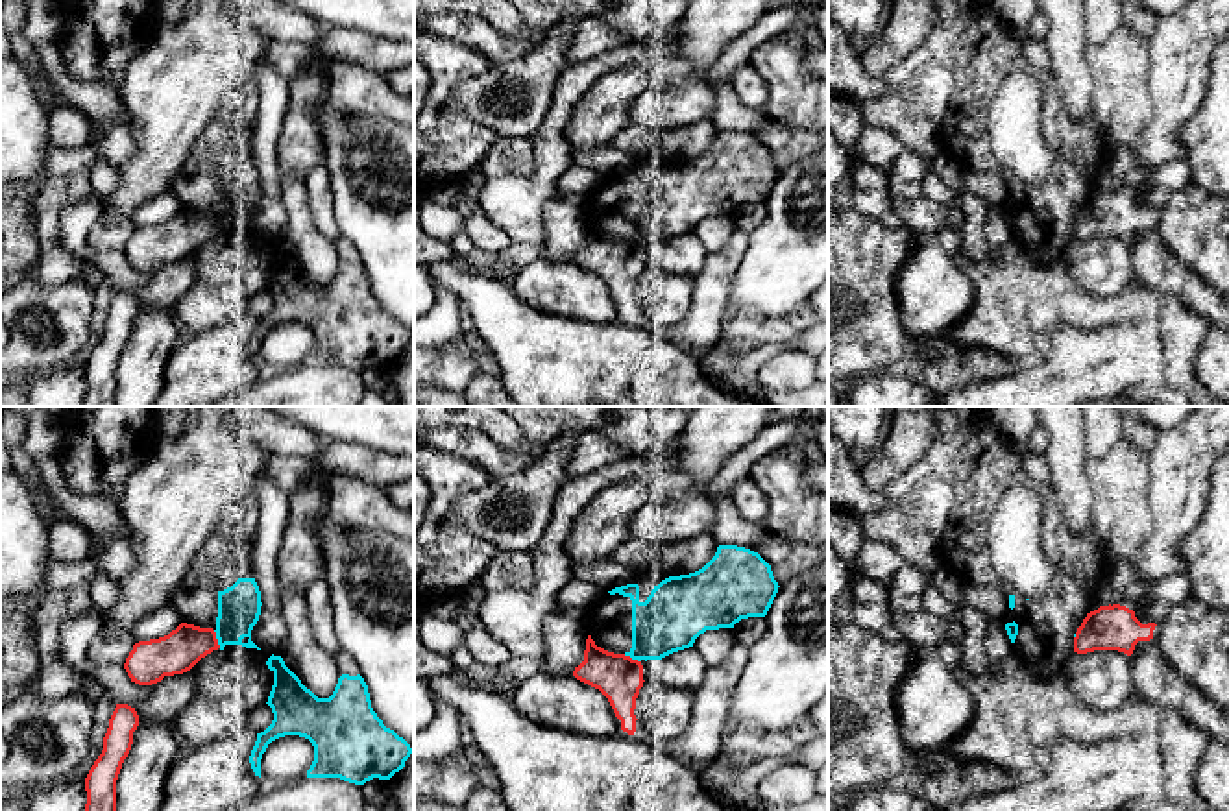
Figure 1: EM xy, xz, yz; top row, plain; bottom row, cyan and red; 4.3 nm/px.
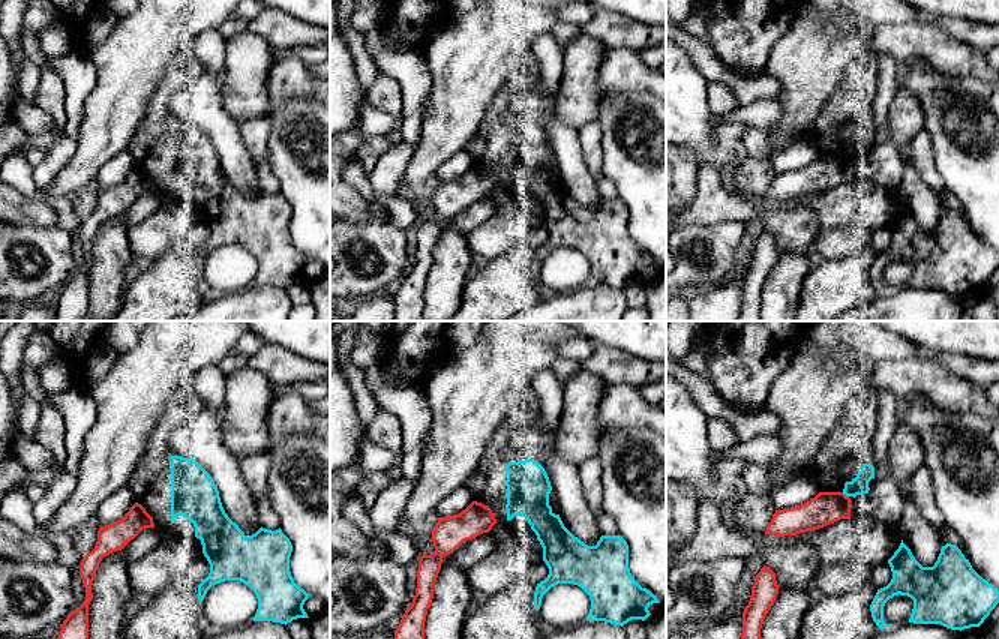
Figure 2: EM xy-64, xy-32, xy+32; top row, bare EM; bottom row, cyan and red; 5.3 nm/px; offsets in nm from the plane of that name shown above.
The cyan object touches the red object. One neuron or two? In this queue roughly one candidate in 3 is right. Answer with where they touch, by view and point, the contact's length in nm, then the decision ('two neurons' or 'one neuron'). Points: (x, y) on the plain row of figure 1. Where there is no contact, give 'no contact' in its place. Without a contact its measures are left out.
xy (217, 224) | 90 nm | two neurons

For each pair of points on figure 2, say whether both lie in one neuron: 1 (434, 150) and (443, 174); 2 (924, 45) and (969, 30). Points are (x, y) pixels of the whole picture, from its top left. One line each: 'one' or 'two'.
1: two
2: two

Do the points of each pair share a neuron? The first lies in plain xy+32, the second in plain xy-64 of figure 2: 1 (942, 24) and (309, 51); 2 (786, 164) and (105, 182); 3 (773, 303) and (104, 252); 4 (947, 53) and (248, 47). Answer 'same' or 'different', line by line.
1: different
2: same
3: same
4: different

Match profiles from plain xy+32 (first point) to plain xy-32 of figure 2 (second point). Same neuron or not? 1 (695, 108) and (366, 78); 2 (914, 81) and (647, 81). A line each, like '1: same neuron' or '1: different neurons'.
1: different neurons
2: different neurons

